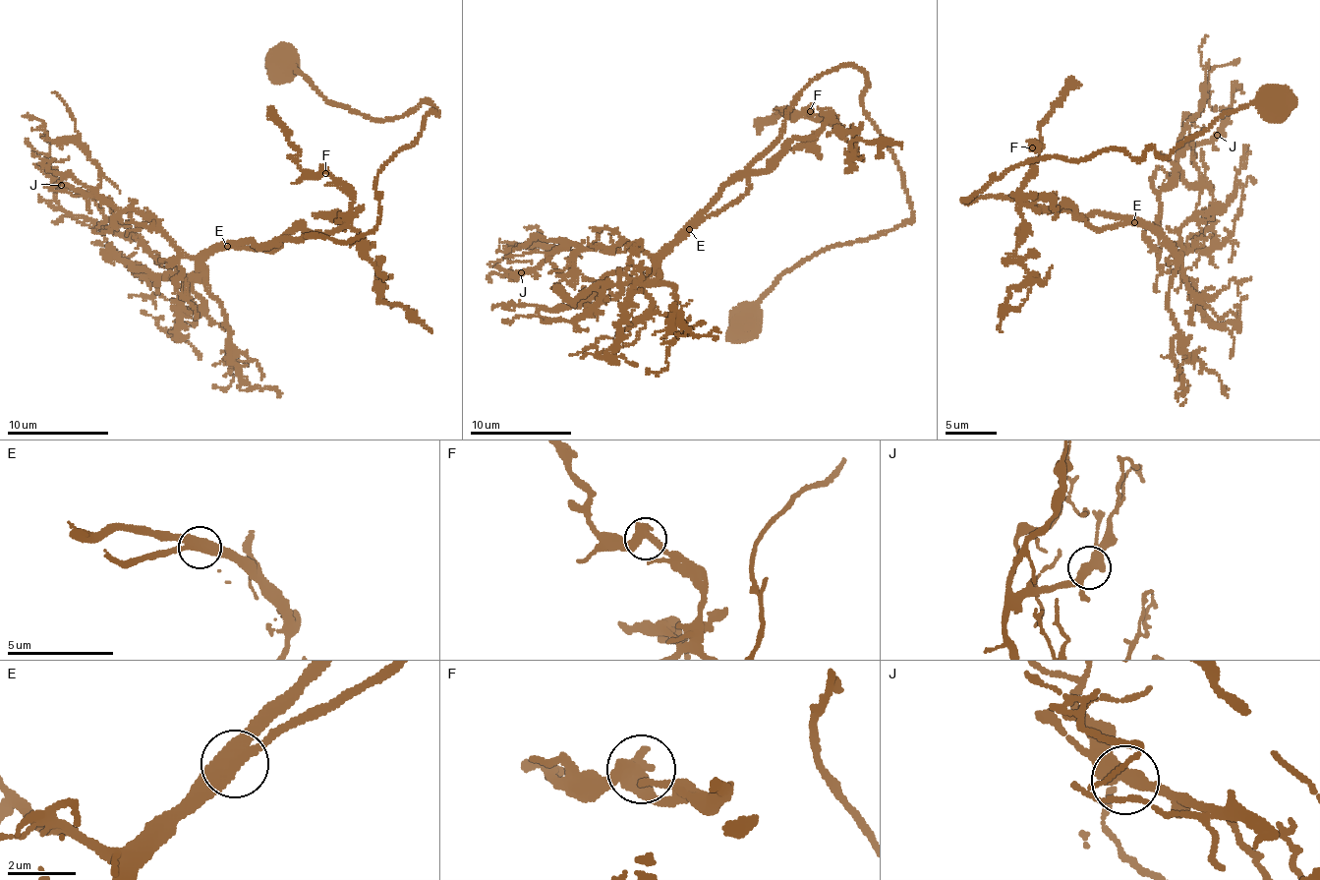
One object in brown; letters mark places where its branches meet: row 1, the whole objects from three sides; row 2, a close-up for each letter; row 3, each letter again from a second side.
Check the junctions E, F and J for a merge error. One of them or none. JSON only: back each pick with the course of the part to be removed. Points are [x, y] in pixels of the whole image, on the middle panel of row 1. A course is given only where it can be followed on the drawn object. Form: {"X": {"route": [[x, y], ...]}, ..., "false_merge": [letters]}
{"false_merge": []}

